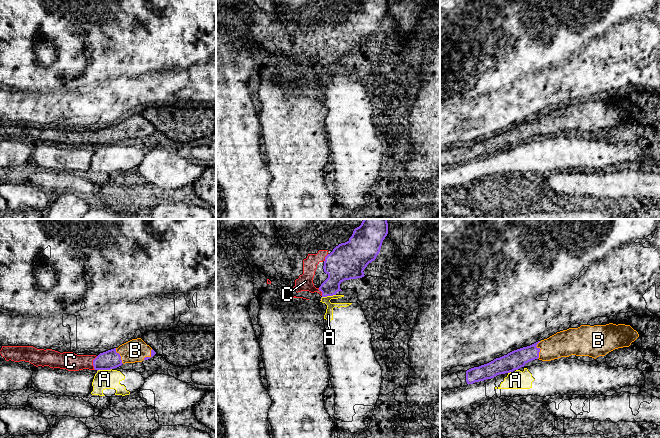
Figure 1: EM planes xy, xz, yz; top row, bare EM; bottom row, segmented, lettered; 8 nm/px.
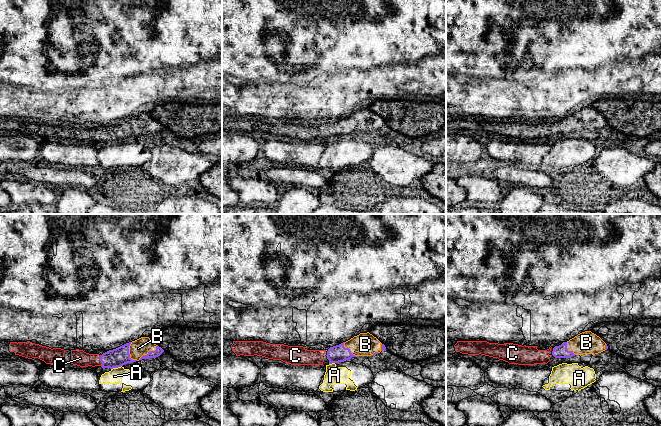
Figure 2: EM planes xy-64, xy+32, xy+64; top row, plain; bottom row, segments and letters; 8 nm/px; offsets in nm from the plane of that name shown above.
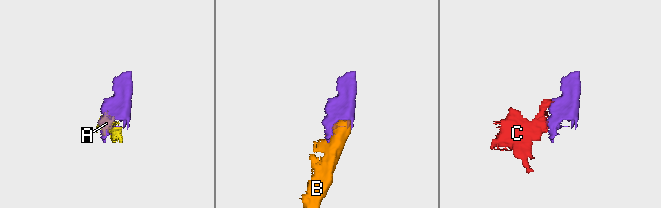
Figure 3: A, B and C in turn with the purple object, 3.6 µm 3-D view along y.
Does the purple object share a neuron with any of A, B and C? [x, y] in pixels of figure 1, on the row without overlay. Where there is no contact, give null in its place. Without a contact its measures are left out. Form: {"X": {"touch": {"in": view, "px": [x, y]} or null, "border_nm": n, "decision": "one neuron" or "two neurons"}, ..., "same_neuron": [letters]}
{"A": {"touch": {"in": "xz", "px": [327, 71]}, "border_nm": 130, "decision": "two neurons"}, "B": {"touch": {"in": "yz", "px": [540, 125]}, "border_nm": 150, "decision": "one neuron"}, "C": {"touch": {"in": "xy", "px": [93, 139]}, "border_nm": 110, "decision": "one neuron"}, "same_neuron": ["B", "C"]}

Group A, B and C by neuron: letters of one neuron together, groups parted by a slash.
A / B C

